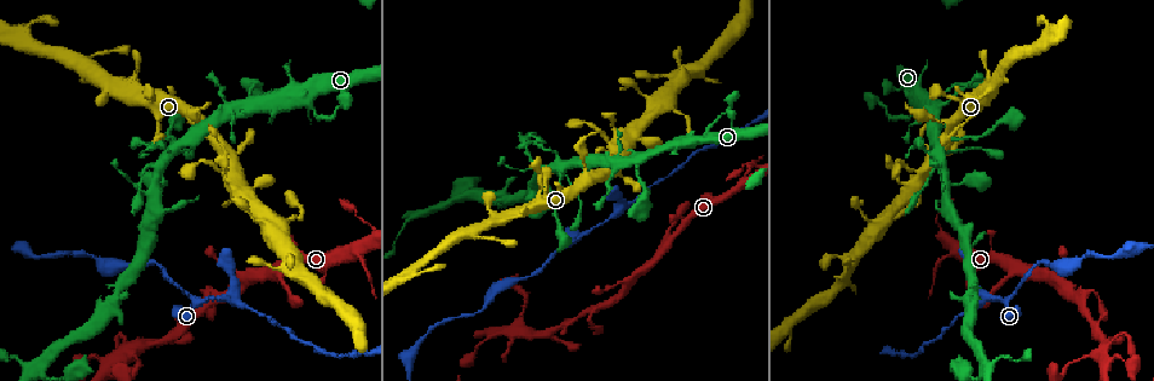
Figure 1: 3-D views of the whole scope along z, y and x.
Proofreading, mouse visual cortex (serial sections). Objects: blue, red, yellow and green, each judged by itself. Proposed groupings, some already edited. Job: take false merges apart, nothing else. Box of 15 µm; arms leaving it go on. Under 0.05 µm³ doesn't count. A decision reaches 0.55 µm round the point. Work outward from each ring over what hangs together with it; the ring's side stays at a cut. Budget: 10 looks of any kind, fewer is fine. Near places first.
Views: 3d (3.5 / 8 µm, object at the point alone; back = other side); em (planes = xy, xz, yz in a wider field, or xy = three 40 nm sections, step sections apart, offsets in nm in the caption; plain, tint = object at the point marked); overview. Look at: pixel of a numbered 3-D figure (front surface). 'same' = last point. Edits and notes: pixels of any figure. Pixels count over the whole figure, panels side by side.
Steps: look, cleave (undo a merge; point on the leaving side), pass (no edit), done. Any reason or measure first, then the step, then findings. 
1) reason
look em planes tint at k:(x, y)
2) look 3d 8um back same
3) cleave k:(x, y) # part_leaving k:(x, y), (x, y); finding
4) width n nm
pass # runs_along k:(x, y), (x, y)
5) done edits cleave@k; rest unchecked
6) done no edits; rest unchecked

calibre changes
look 3d 3.5um back at 1:(938, 167)

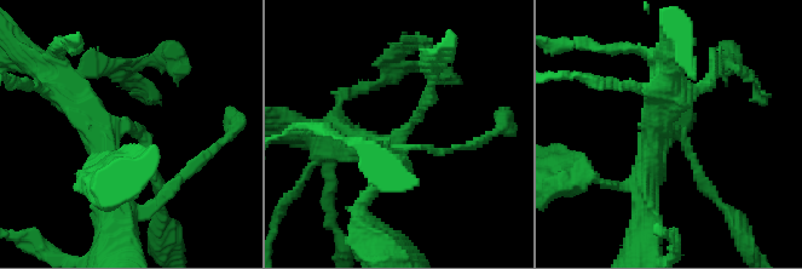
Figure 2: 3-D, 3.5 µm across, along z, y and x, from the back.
look em xy step 5 tint at 2:(396, 140)

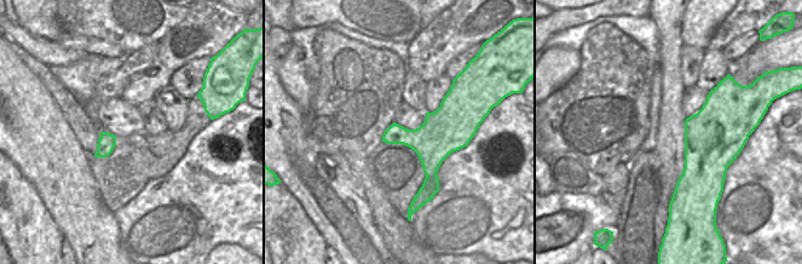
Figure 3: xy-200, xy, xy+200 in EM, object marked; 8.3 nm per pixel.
pass # runs_along 2:(67, 93), (156, 182); continuous, no second cell

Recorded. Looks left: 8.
abrupt turn
look 3d 3.5um at 1:(202, 161)

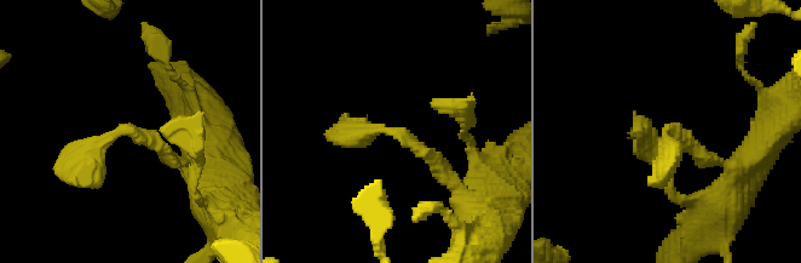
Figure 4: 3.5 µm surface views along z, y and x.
need the tissue
look em xy step 3 tint at 4:(665, 132)

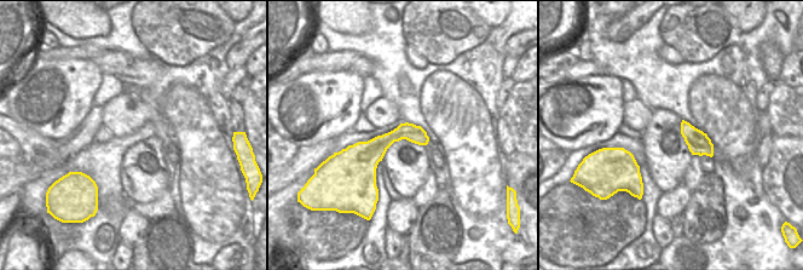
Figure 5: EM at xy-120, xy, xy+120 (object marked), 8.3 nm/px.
pass # runs_along 4:(444, 175), (397, 131), (349, 131), (349, 115); one cell here

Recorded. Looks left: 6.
sudden change in width
look 3d 3.5um at 1:(910, 117)

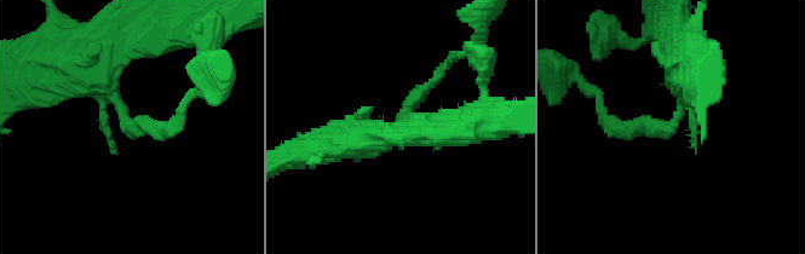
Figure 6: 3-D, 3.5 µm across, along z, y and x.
look em xy step 3 tint at 6:(122, 111)

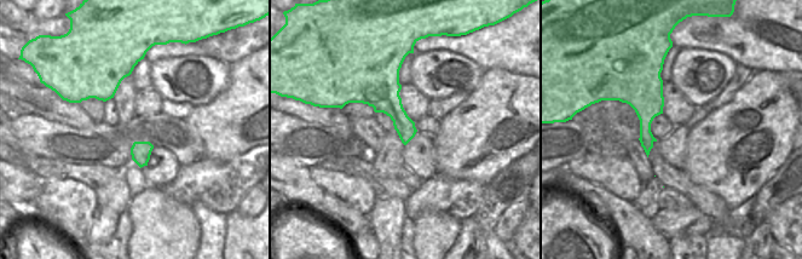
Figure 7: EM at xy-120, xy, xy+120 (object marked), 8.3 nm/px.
width 180 nm
pass # runs_along 6:(101, 46), (88, 57), (126, 125), (167, 128); continuous, no second cell

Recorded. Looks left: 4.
sudden change in width
look 3d 8um at 1:(252, 308)

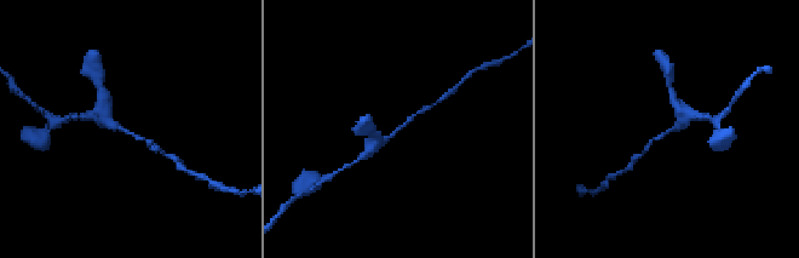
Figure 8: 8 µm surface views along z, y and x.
zoom in
look 3d 3.5um back at 8:(669, 130)

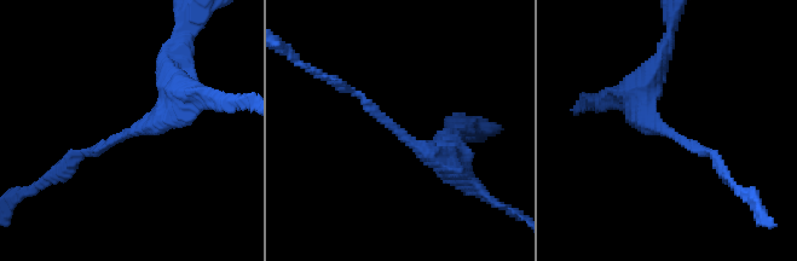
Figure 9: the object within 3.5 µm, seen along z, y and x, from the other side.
look em xy step 5 tint at 9:(398, 132)

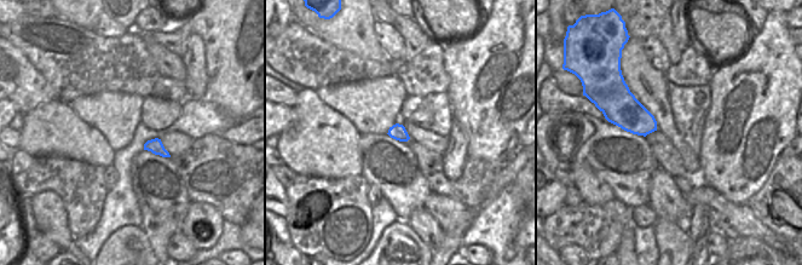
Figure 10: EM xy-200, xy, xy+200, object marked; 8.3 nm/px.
arm_widths 100, 350 nm
pass # runs_along 9:(458, 172), (421, 151), (358, 94), (339, 88); one cell here

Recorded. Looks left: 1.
done no edits; rest unchecked

